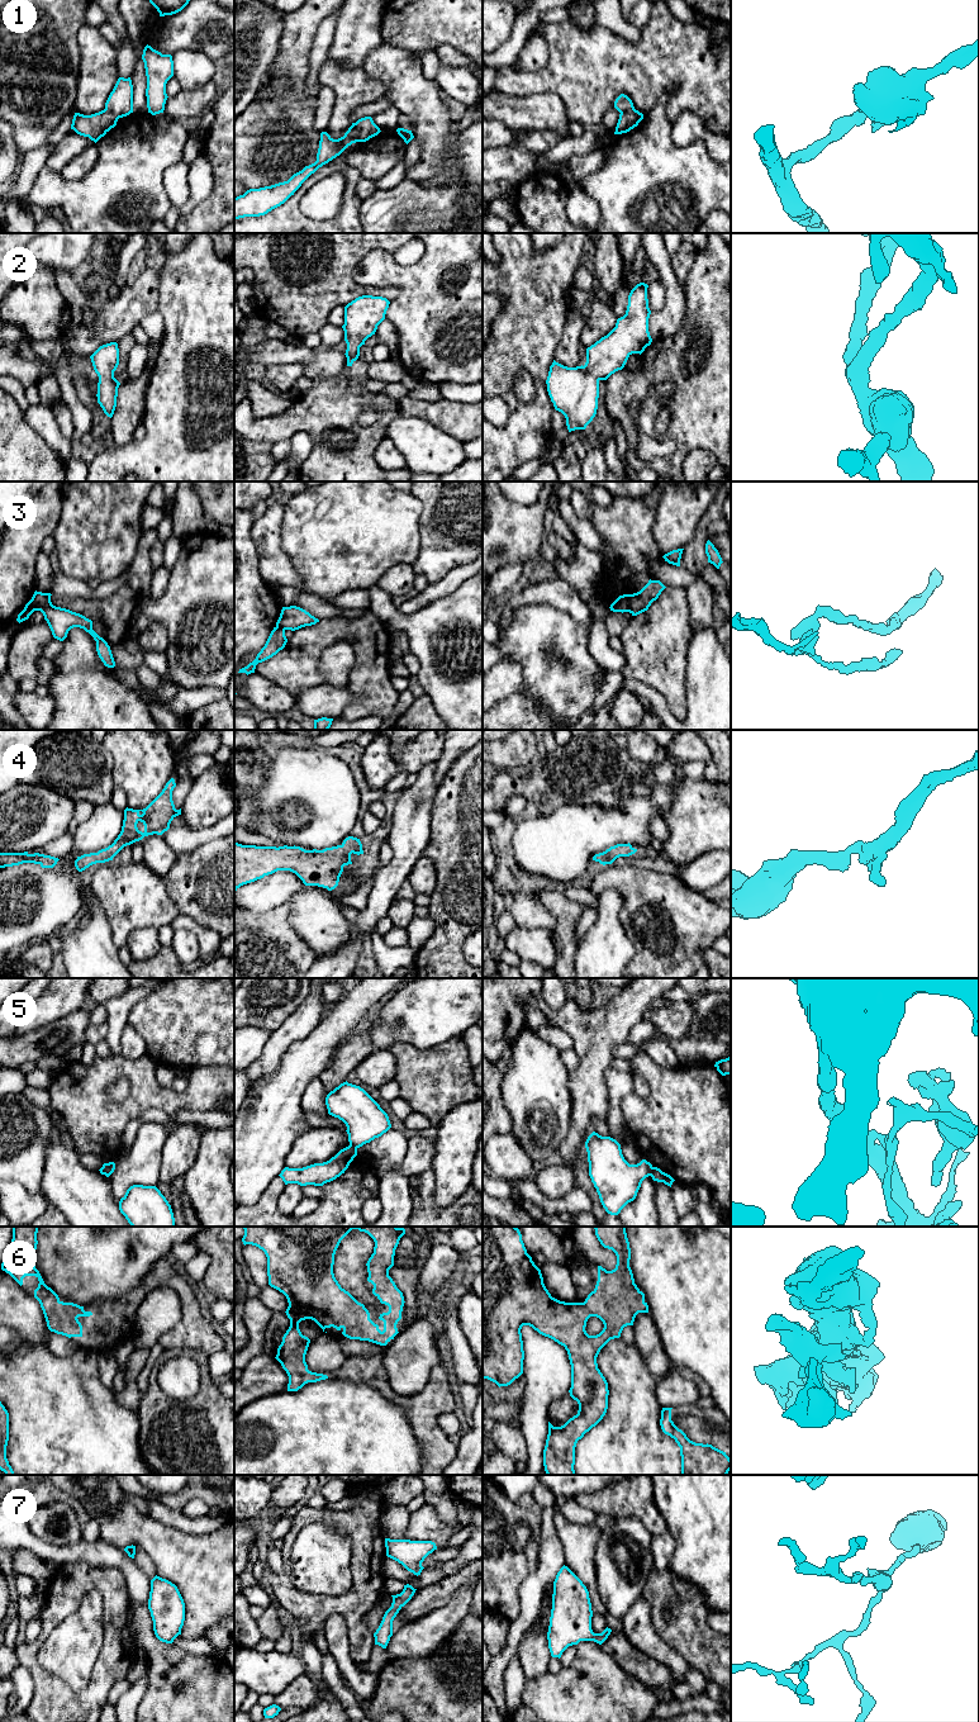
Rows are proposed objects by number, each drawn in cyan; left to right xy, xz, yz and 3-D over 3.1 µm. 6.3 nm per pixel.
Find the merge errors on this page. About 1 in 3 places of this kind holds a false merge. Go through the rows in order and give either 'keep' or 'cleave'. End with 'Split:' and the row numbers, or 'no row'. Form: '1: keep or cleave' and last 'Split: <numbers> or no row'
1: cleave
2: keep
3: cleave
4: keep
5: cleave
6: keep
7: keep
Split: 1, 3, 5

